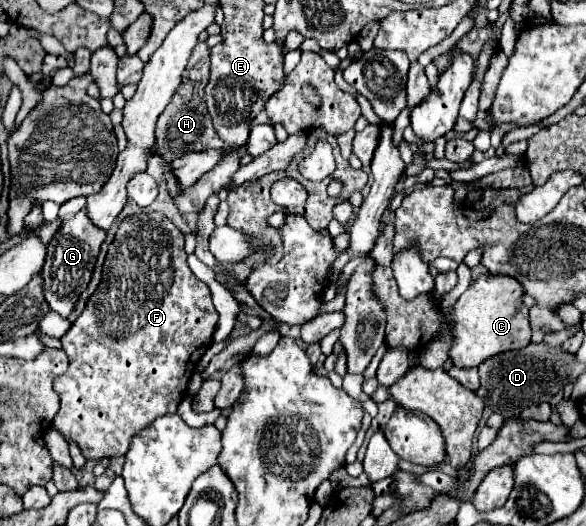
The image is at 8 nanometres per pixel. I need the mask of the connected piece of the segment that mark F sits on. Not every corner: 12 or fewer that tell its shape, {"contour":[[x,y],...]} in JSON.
{"contour":[[128,216],[60,340],[52,428],[126,454],[218,324],[184,234]]}

